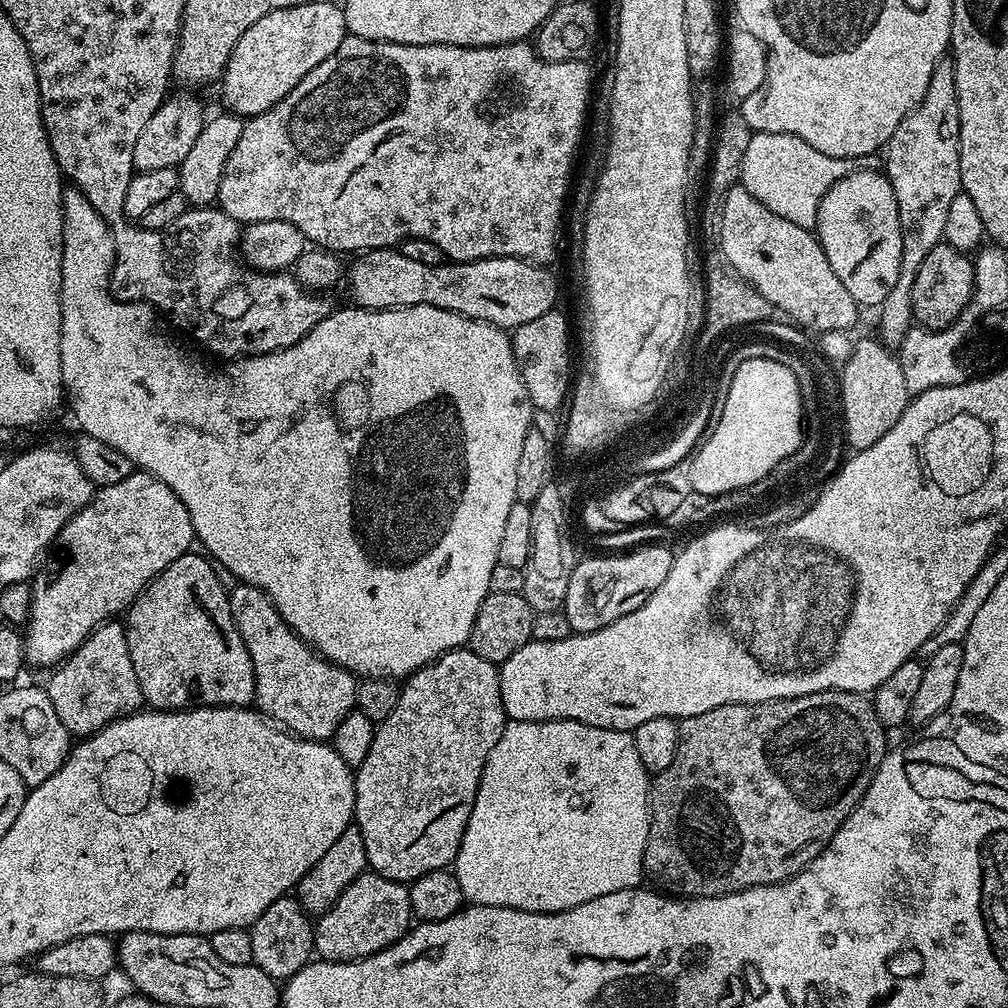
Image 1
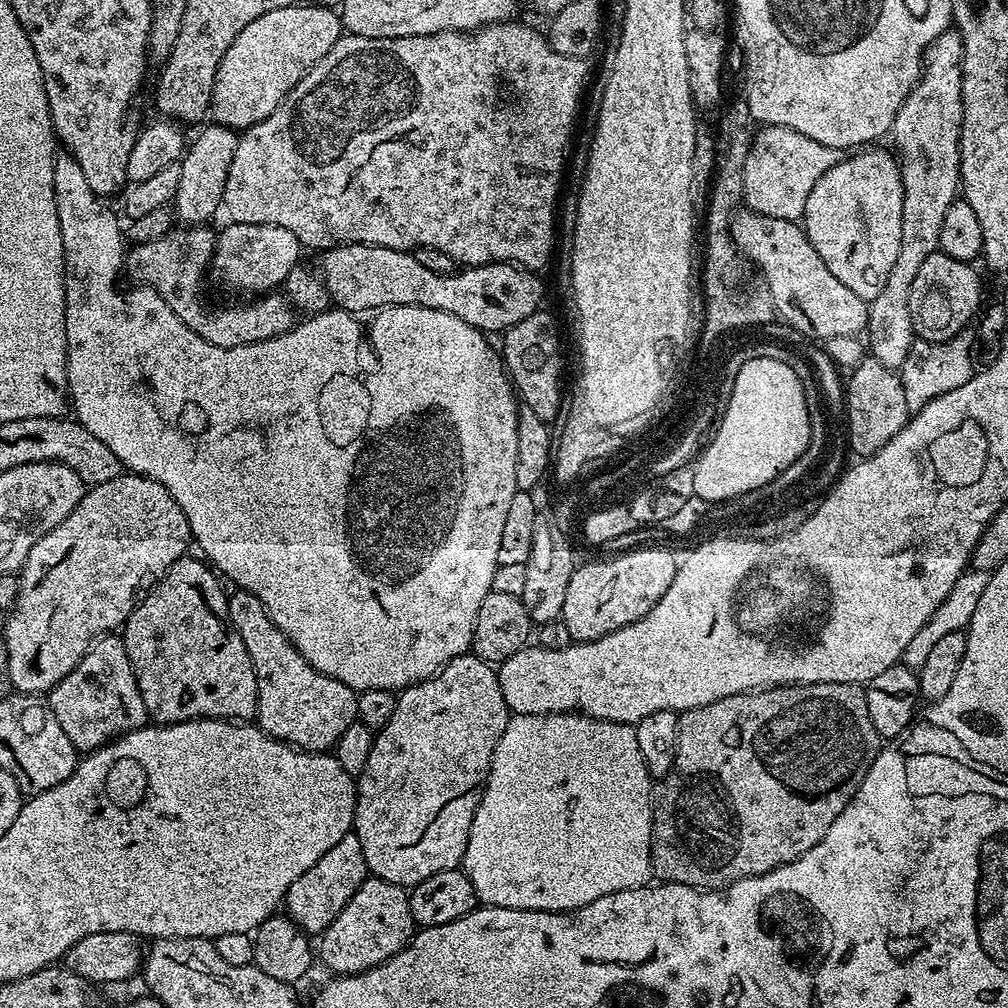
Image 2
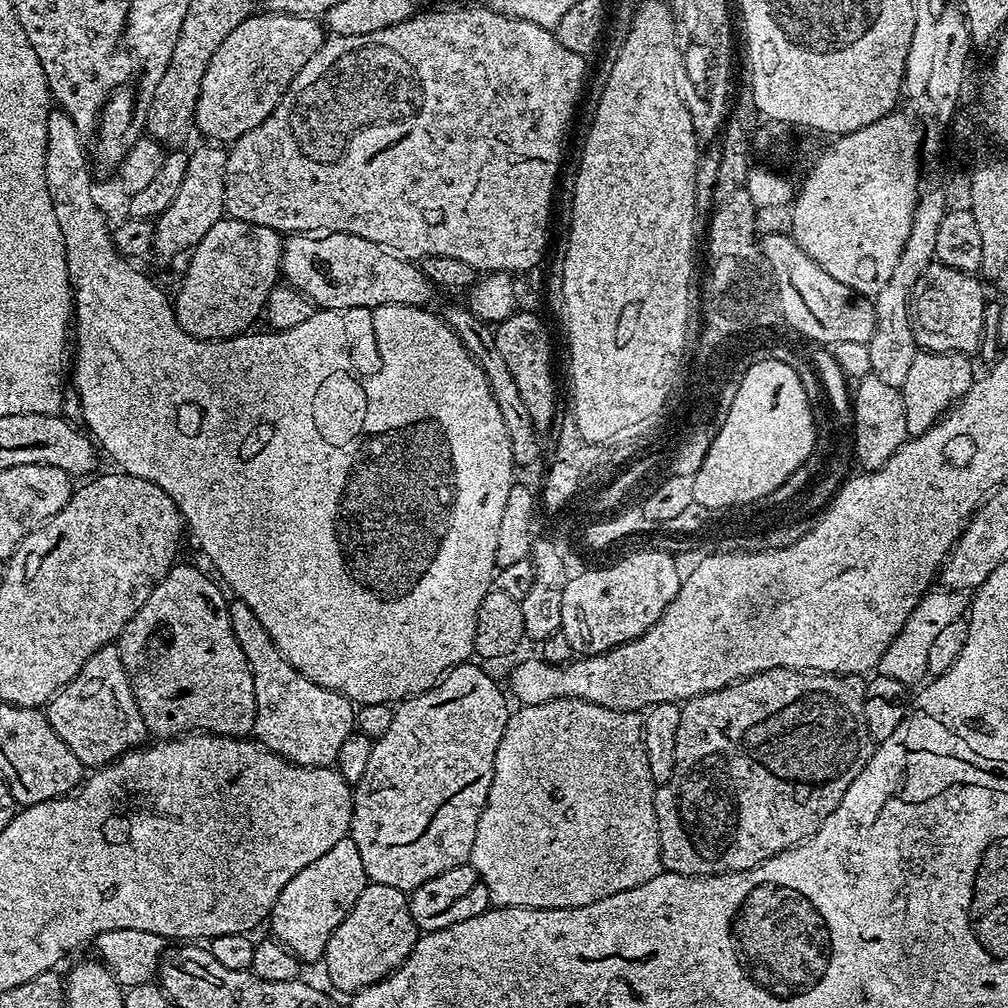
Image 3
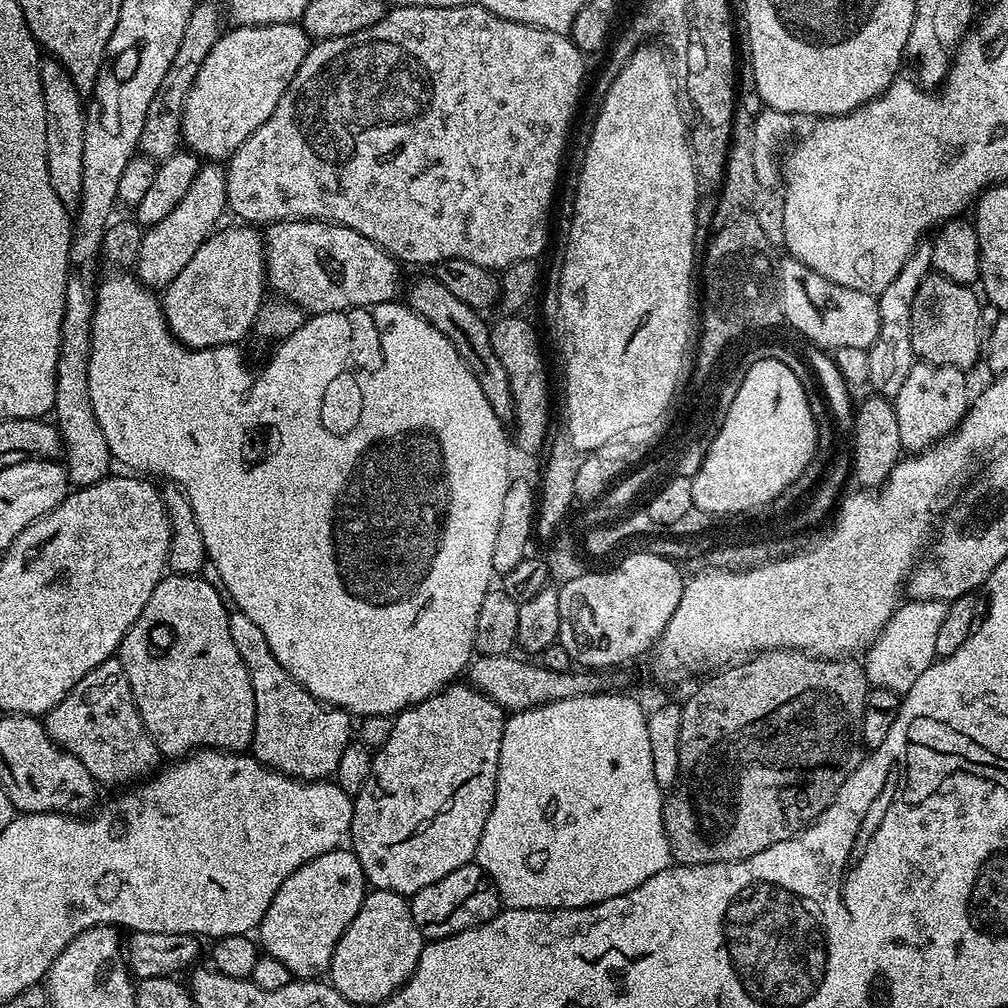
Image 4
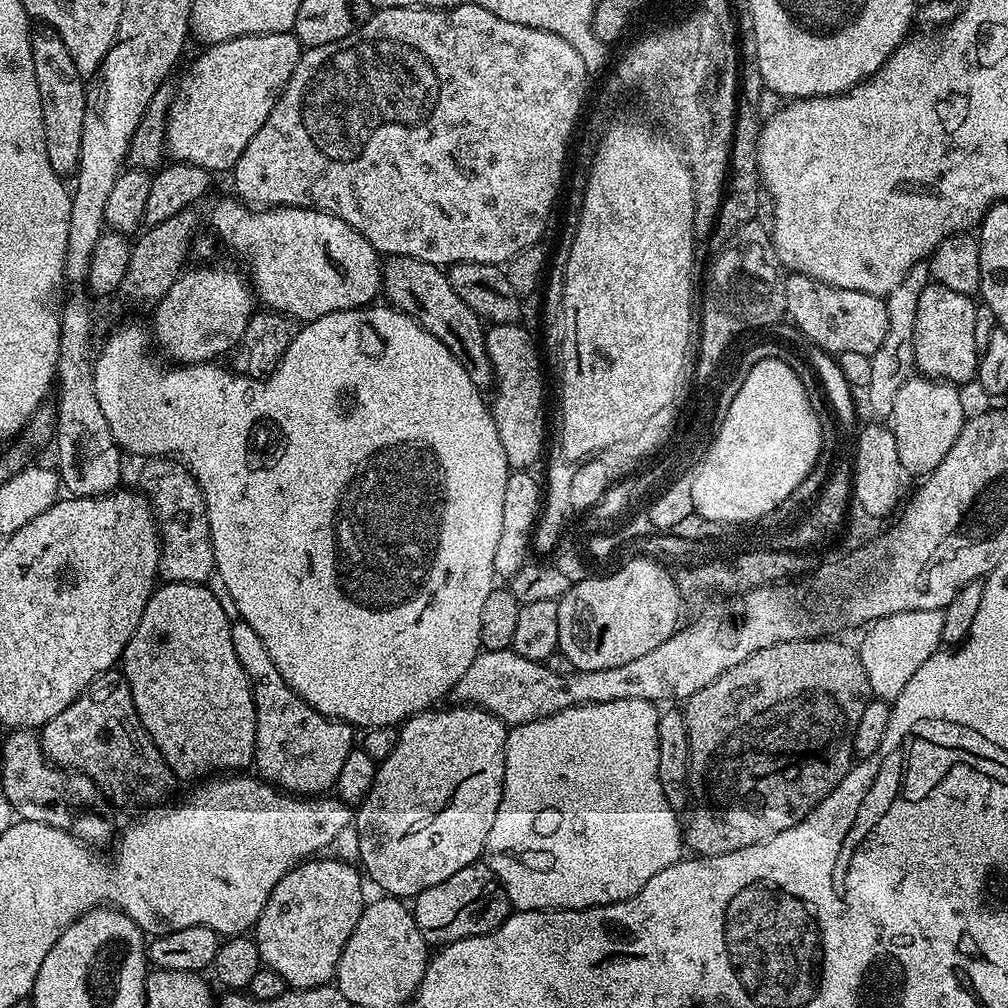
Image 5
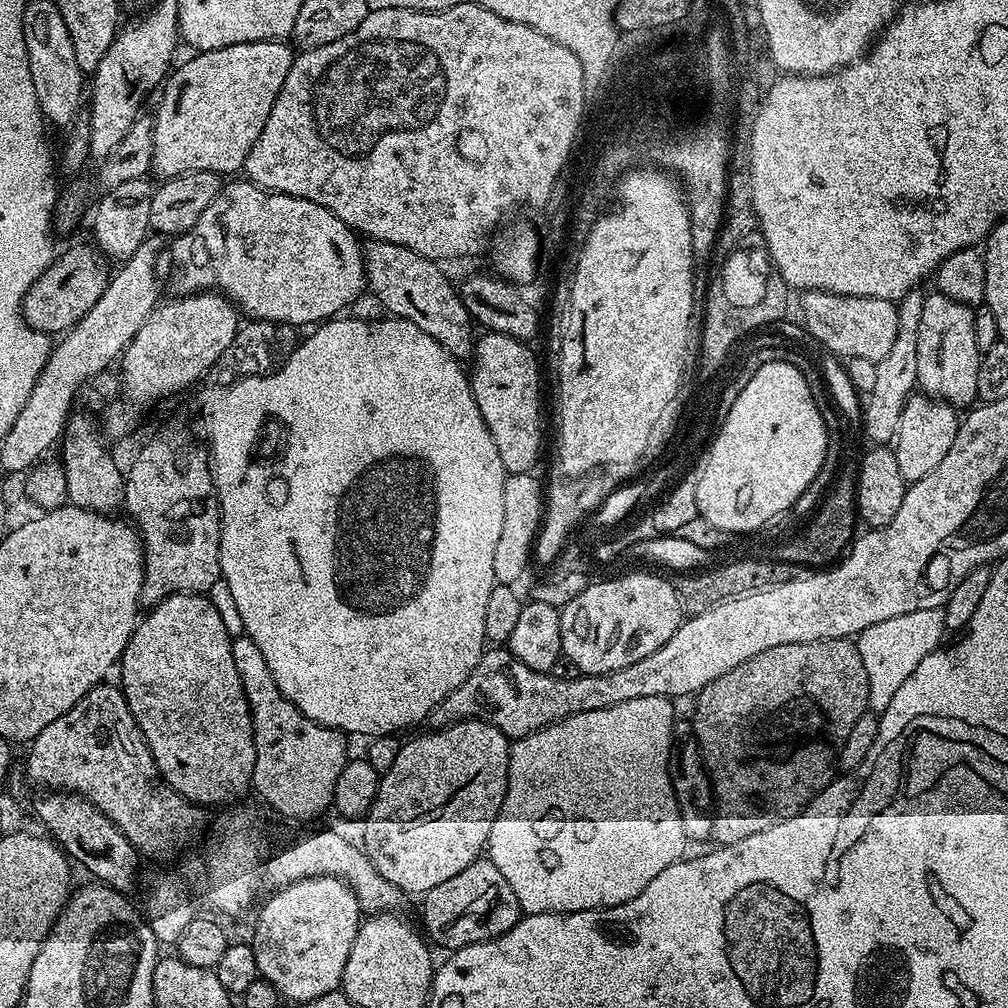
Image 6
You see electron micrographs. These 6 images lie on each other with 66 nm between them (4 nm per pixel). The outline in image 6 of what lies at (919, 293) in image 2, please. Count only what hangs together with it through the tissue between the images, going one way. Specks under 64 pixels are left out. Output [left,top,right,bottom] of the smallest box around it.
[916,290,982,410]

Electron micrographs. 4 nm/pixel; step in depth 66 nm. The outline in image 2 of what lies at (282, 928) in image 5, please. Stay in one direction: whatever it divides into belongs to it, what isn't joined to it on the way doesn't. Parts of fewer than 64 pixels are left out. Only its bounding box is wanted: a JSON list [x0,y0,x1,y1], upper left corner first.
[283,831,369,934]

